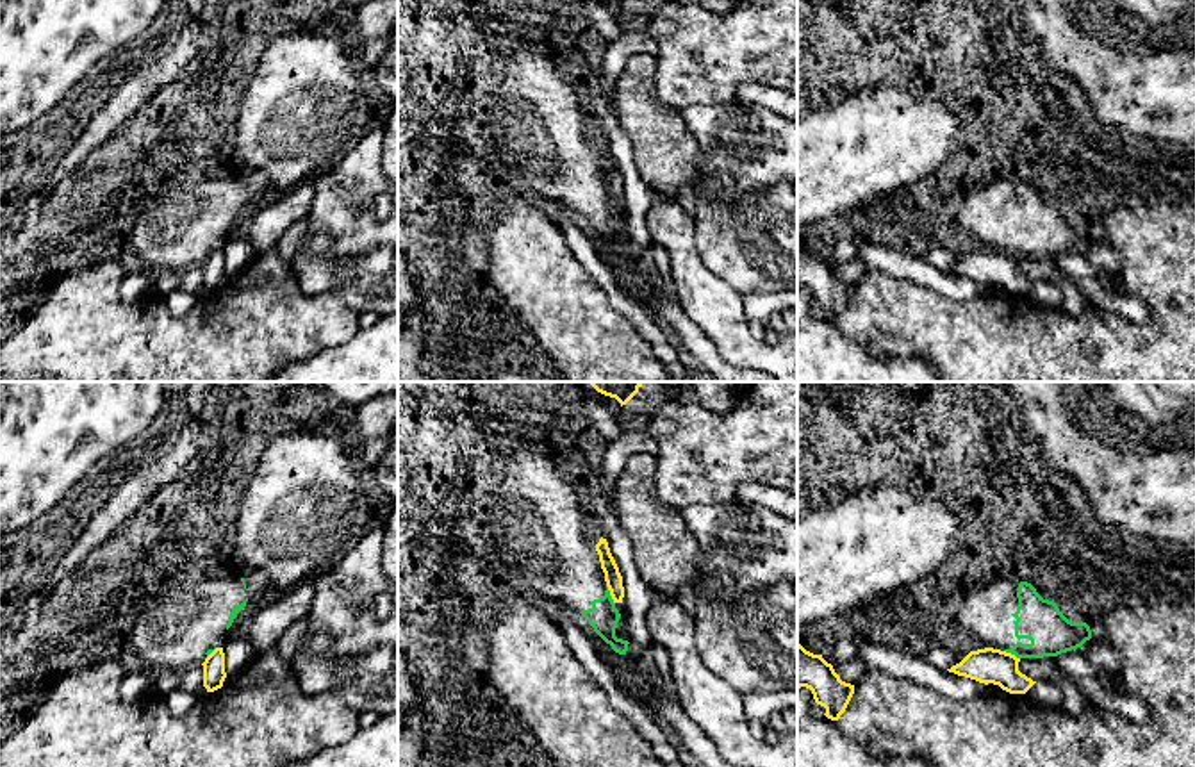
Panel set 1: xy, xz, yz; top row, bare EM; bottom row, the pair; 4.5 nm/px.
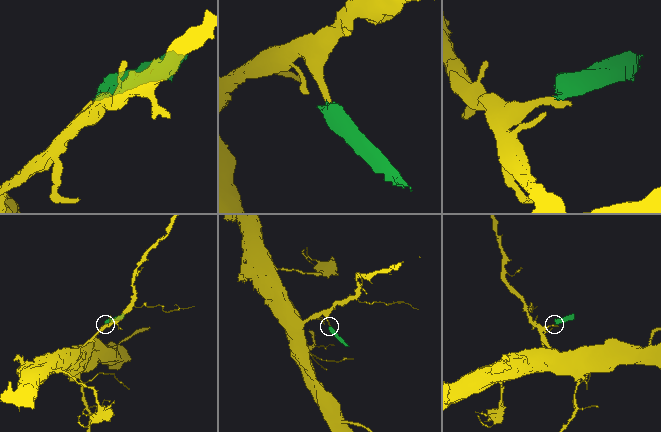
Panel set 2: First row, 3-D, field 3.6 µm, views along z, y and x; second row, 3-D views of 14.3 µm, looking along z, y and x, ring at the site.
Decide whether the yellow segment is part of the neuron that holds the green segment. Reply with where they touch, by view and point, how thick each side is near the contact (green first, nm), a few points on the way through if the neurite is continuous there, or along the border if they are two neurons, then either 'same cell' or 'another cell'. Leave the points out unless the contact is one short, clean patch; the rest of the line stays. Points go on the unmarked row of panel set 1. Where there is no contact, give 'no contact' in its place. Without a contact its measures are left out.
contact xz (609, 195); calibres 140 and 80 nm; border xz (607, 186), (614, 204); another cell

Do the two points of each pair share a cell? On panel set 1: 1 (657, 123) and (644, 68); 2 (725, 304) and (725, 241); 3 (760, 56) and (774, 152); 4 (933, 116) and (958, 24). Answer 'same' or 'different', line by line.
1: same
2: different
3: different
4: different

